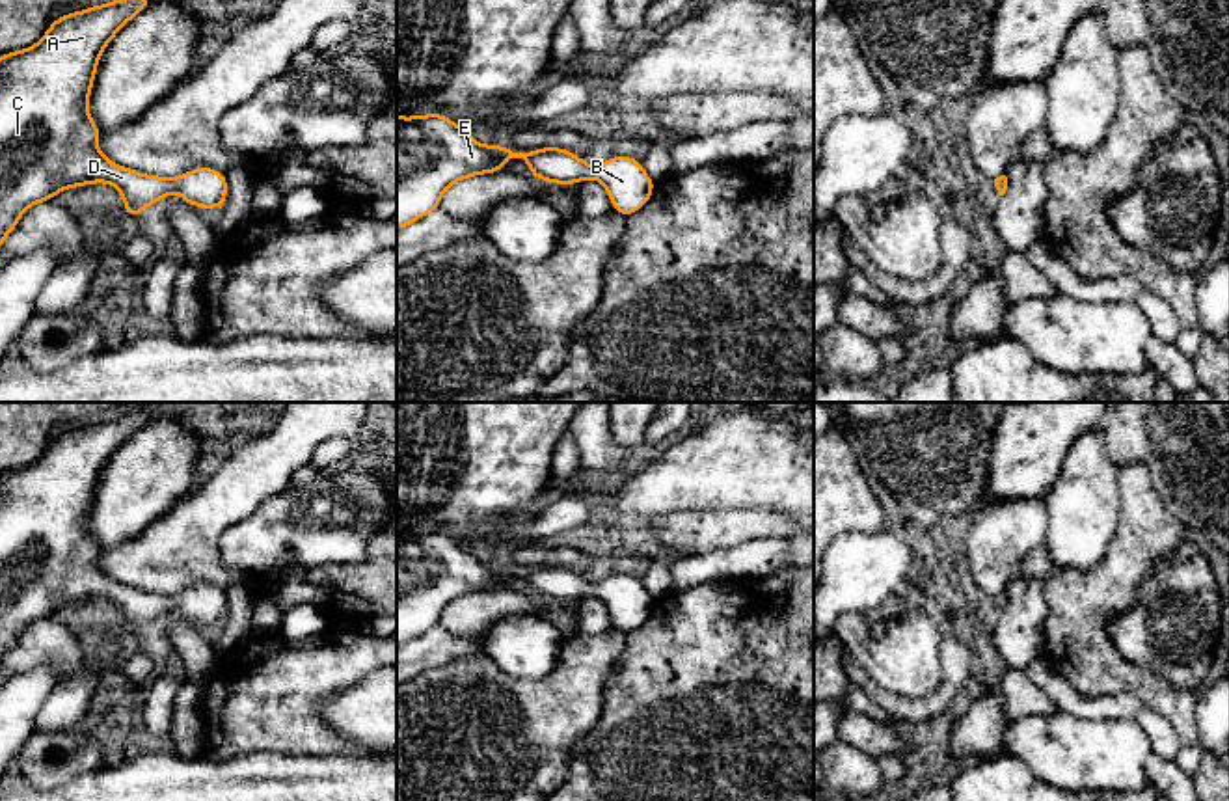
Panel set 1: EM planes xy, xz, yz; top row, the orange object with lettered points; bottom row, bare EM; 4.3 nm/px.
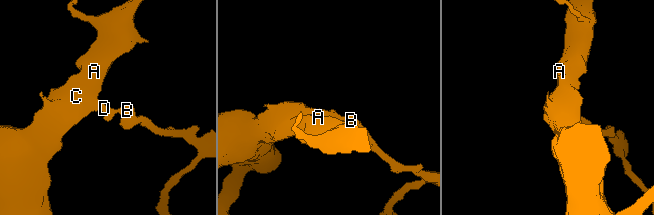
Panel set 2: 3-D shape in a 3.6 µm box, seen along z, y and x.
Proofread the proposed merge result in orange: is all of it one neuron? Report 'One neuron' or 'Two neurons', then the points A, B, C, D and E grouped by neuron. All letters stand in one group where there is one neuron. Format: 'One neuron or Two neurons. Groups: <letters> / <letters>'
One neuron. Groups: A B C D E

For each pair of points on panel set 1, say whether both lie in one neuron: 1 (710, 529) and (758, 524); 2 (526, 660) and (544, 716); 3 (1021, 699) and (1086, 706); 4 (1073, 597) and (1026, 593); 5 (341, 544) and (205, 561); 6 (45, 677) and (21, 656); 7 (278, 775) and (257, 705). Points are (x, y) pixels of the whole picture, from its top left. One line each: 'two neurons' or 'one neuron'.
1: one neuron
2: two neurons
3: two neurons
4: two neurons
5: two neurons
6: two neurons
7: two neurons

